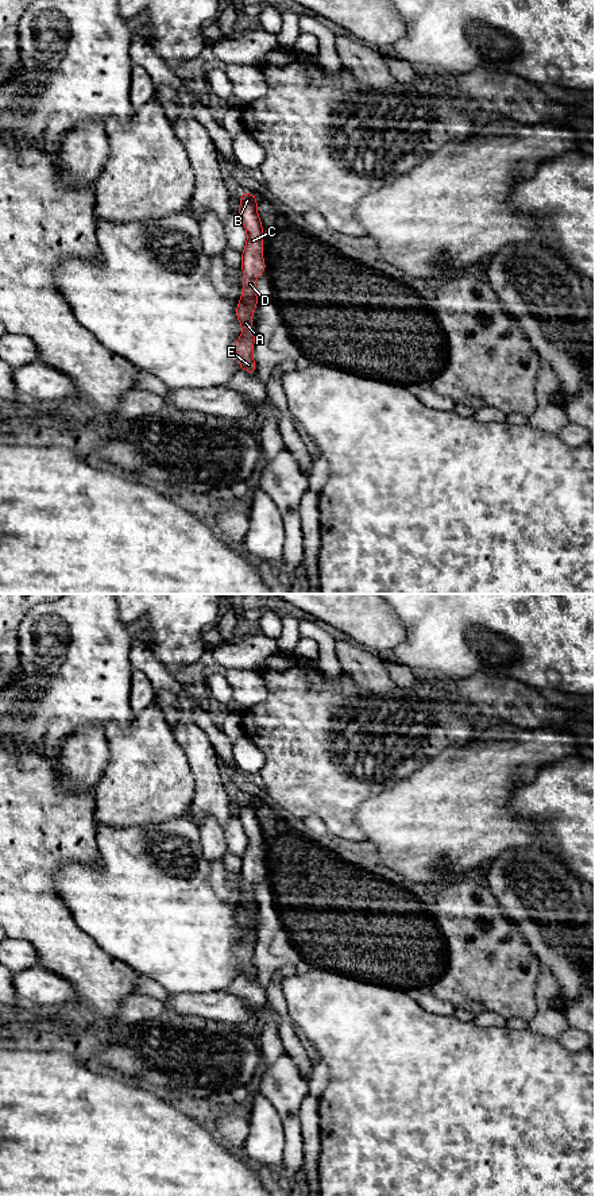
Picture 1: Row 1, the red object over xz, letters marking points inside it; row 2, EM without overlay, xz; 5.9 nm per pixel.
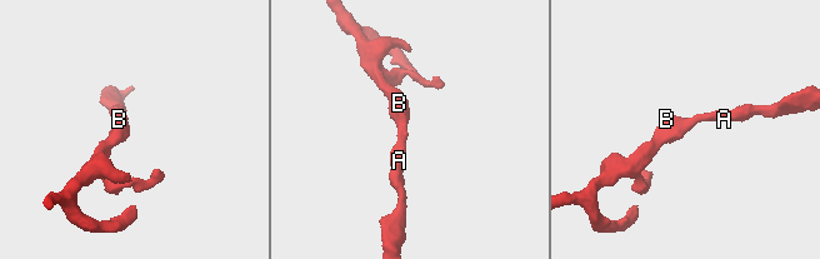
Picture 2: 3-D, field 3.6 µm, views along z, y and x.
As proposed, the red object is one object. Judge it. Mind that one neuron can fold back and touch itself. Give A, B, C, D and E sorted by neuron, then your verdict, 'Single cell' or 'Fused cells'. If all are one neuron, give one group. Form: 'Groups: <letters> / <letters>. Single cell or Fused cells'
Groups: A B C D E. Single cell

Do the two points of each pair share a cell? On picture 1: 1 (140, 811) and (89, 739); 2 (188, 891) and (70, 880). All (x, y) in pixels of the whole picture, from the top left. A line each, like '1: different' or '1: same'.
1: different
2: same

